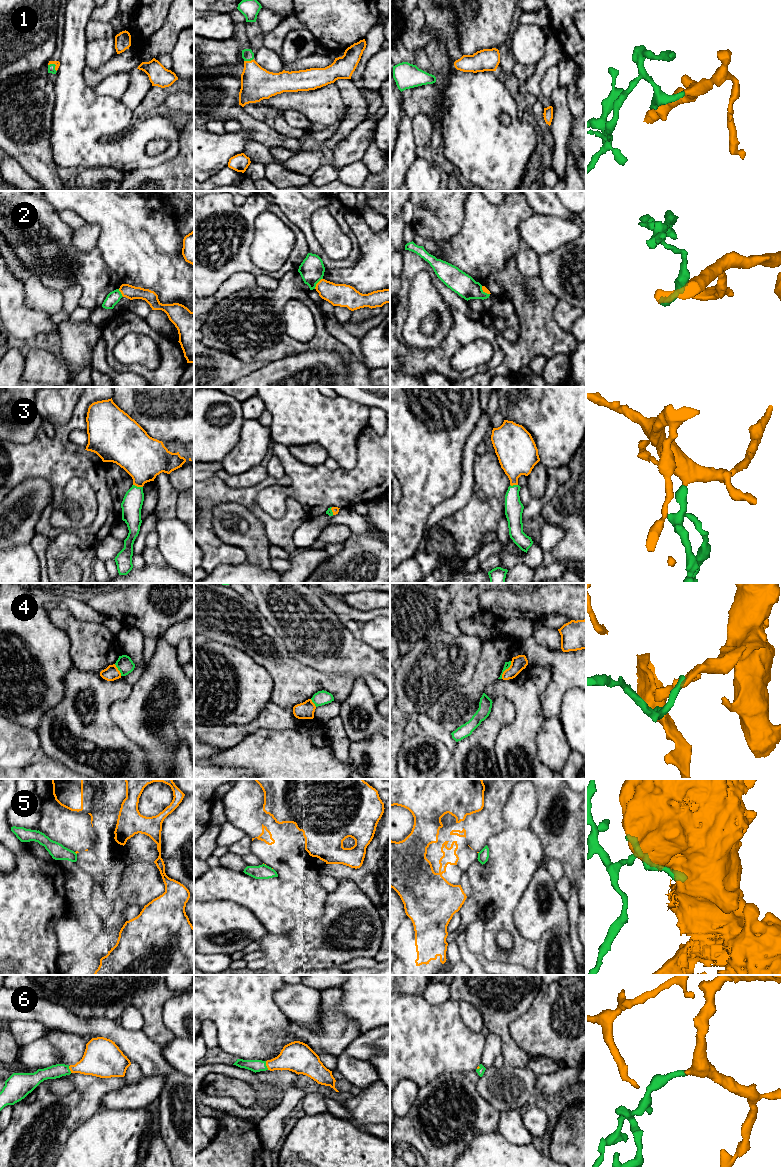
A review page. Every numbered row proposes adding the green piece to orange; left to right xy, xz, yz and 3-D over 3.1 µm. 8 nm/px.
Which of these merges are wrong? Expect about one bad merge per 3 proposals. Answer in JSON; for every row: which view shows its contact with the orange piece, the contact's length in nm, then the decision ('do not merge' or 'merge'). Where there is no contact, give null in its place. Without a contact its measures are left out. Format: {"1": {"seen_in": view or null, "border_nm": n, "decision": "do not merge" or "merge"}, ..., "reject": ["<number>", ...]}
{"1": {"seen_in": "xz", "border_nm": 80, "decision": "merge"}, "2": {"seen_in": "xz", "border_nm": 110, "decision": "do not merge"}, "3": {"seen_in": "xy", "border_nm": 80, "decision": "merge"}, "4": {"seen_in": "yz", "border_nm": 170, "decision": "do not merge"}, "5": {"seen_in": null, "decision": "do not merge"}, "6": {"seen_in": "xz", "border_nm": 80, "decision": "merge"}, "reject": ["2", "4", "5"]}

